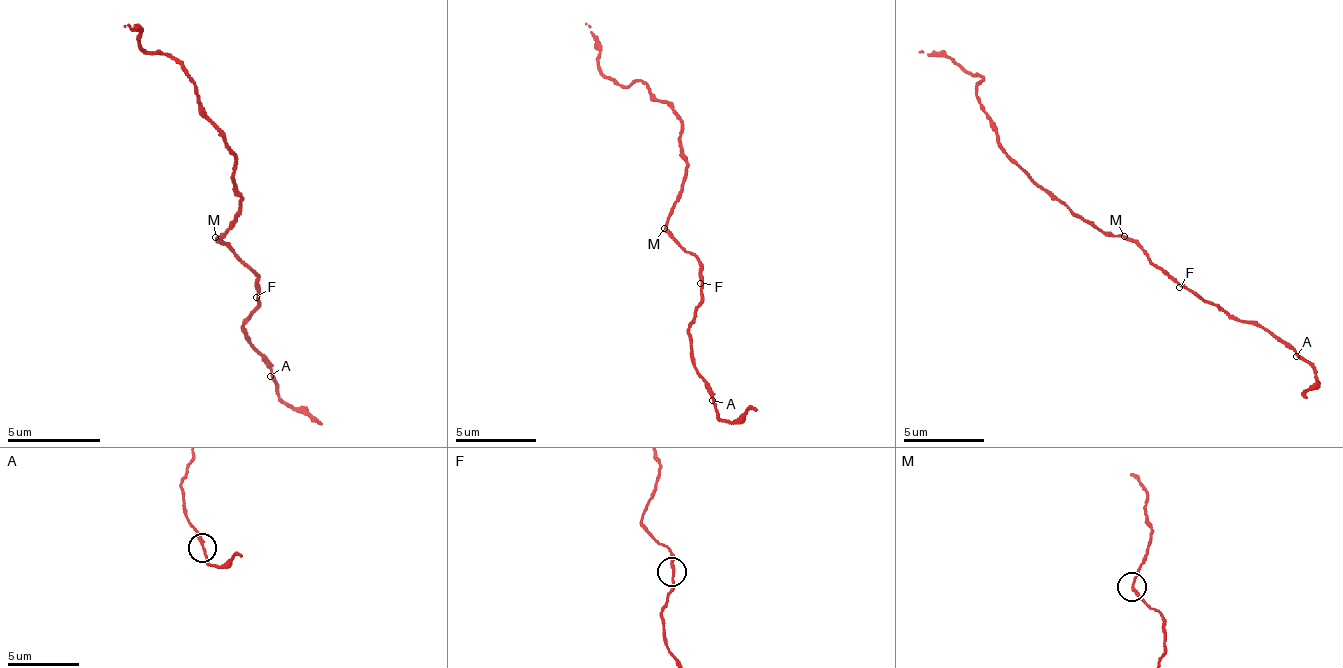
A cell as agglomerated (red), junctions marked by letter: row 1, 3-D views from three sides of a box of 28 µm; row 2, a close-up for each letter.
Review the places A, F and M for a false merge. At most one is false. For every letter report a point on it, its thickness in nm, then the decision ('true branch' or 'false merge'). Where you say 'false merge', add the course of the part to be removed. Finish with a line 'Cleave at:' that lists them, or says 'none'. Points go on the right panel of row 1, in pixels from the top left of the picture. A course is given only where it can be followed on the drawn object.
A: at (1296, 356); 170 nm thick; true branch
F: at (1179, 287); 160 nm thick; true branch
M: at (1124, 236); 160 nm thick; true branch
Cleave at: none

